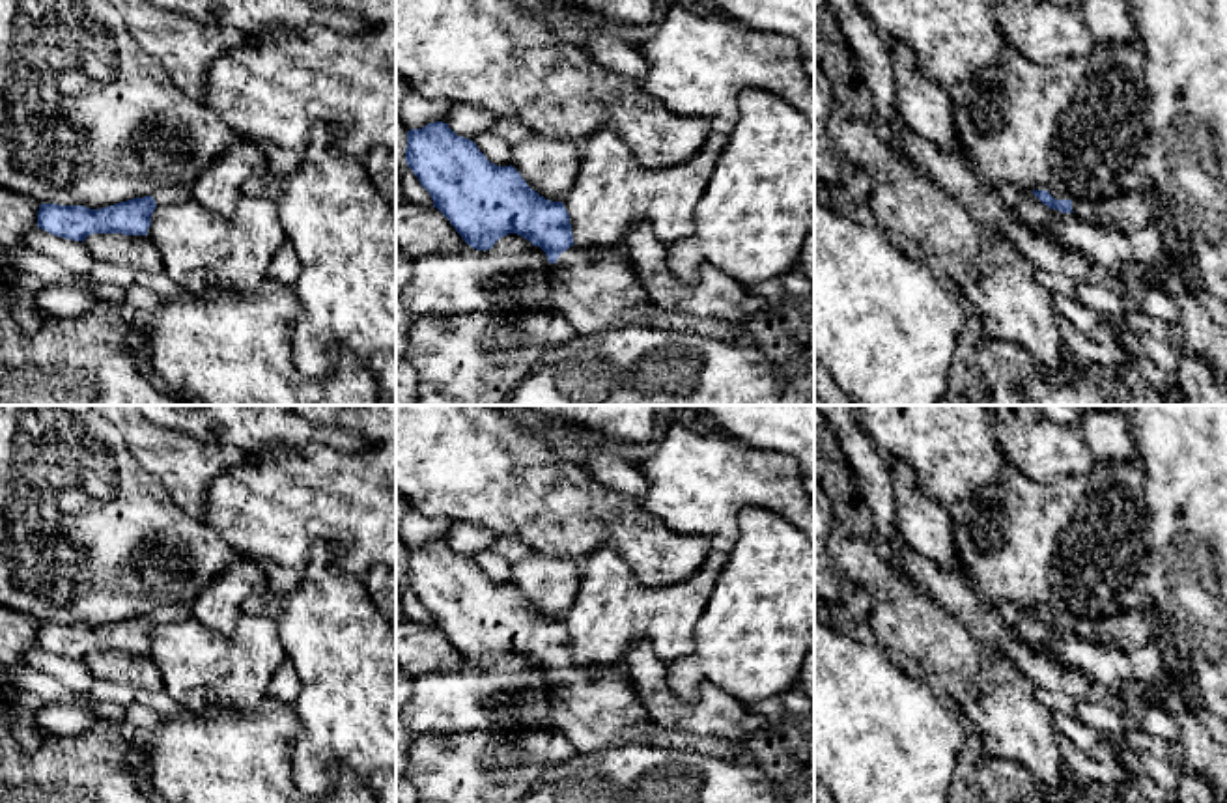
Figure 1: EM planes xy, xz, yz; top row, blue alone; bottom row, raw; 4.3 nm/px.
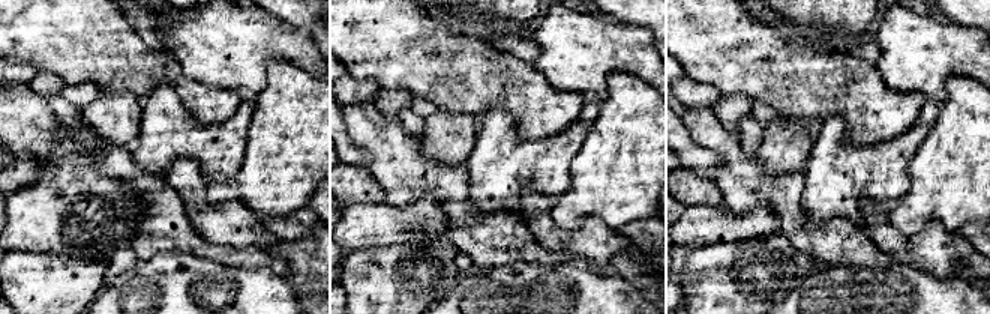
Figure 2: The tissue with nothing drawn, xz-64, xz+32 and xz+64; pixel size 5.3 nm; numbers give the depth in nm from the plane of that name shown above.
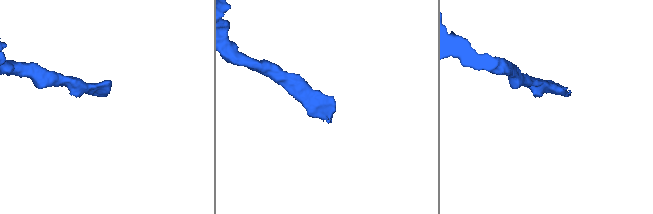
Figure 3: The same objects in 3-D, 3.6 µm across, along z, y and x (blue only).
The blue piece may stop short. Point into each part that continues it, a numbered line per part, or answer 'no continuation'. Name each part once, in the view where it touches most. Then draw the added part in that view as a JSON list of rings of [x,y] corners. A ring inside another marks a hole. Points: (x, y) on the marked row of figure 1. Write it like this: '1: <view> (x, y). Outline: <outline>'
1: xz (594, 292). Outline: [[[570,247],[557,260],[551,310],[562,314],[577,334],[639,325],[695,332],[713,340],[749,342],[747,327],[734,329],[715,317],[659,308],[642,288],[629,258],[611,250],[590,254]]]

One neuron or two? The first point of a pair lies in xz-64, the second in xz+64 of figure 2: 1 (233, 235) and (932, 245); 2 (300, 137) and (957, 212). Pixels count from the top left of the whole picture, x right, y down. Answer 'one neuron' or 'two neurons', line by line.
1: one neuron
2: one neuron

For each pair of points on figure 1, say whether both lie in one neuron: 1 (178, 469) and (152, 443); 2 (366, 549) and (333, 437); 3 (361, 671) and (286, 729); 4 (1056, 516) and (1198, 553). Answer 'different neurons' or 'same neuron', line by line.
1: same neuron
2: different neurons
3: different neurons
4: different neurons

